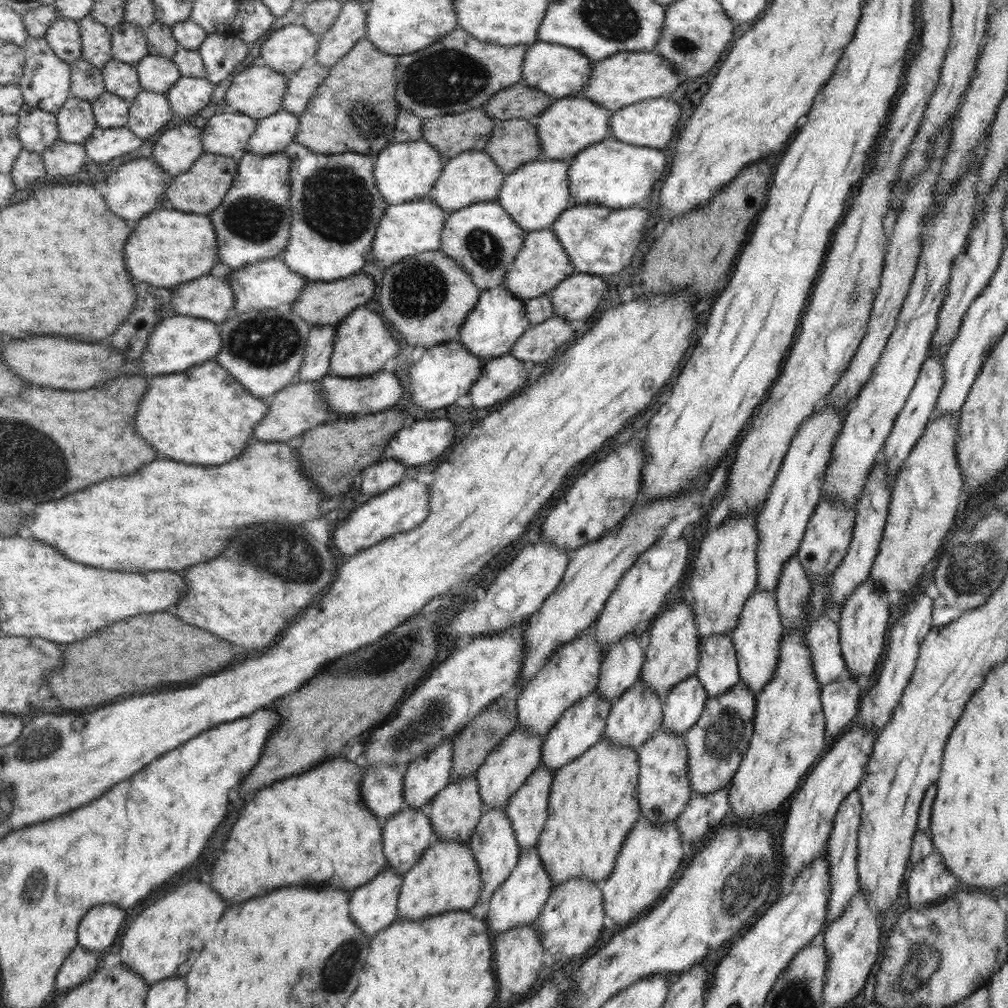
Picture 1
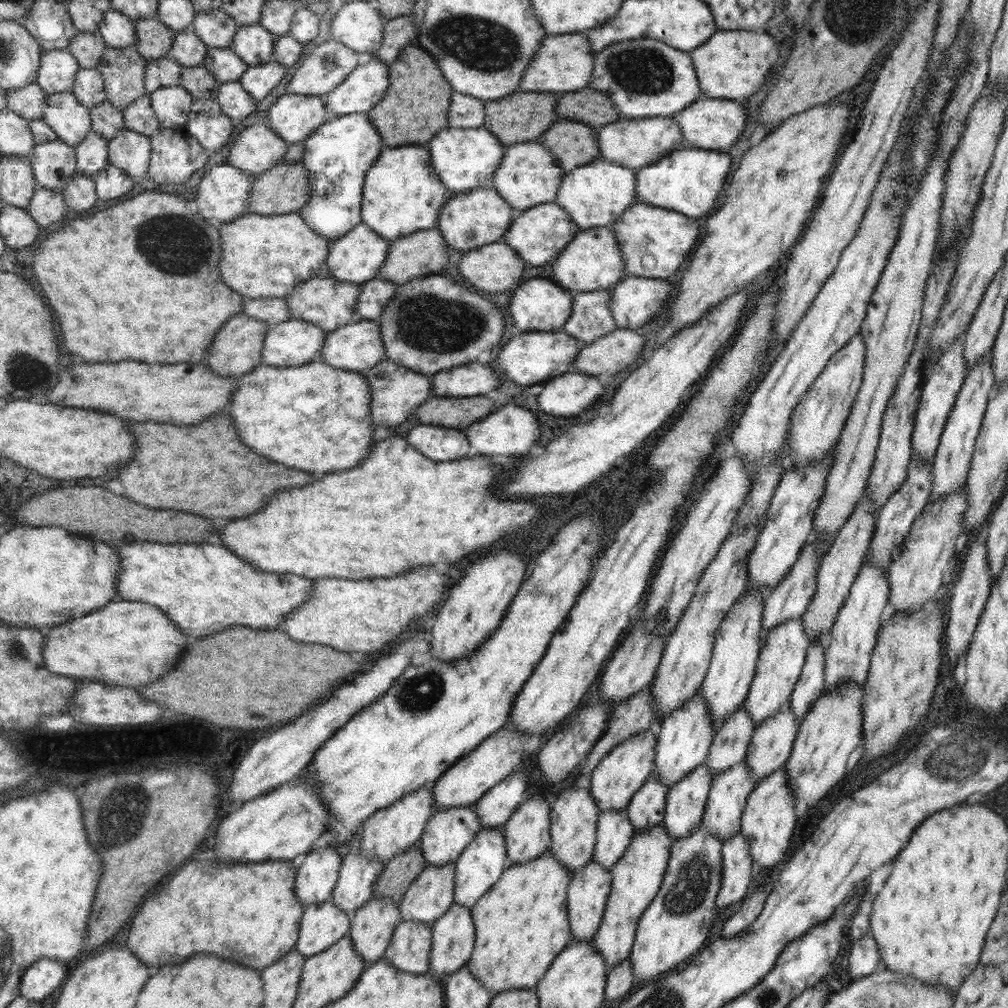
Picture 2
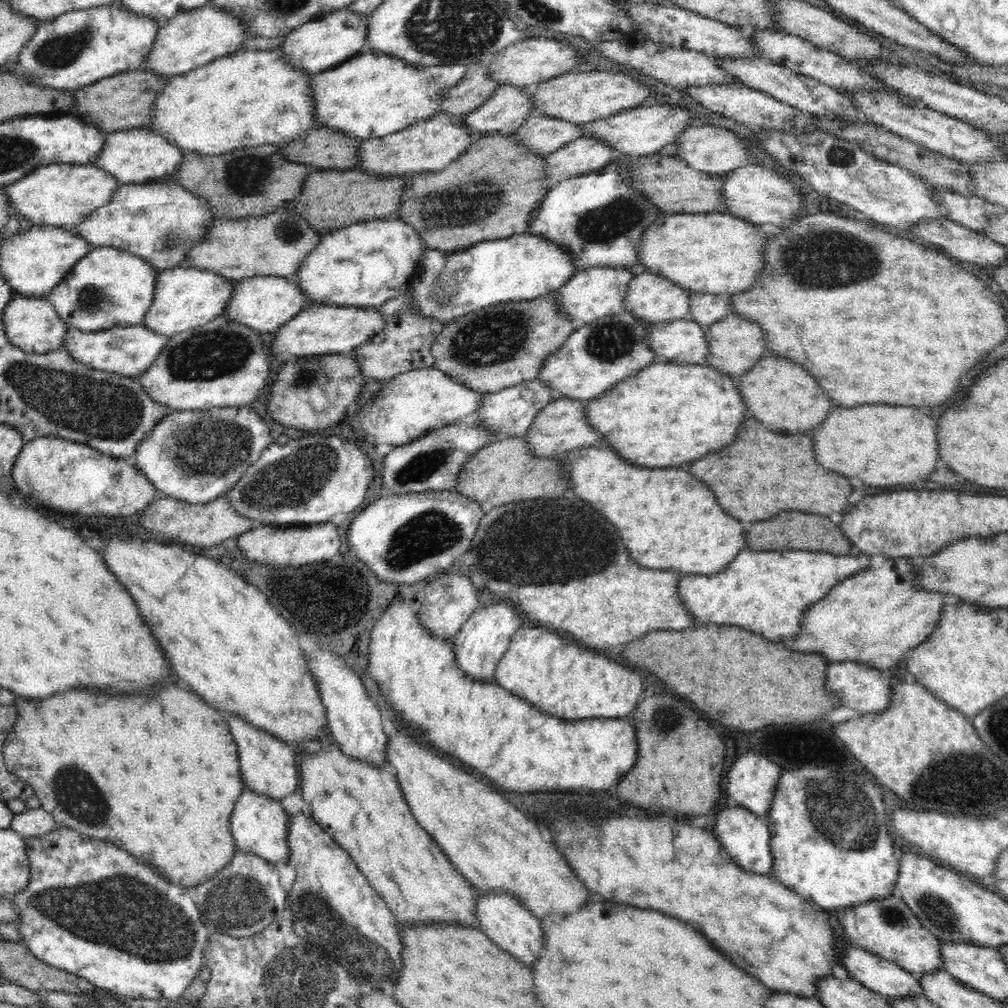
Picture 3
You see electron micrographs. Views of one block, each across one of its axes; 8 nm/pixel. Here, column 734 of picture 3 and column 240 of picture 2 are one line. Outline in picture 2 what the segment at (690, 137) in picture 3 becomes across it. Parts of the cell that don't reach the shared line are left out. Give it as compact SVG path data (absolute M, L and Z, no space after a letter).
M257 122L238 135L226 163L255 177L285 161L287 145L265 122Z

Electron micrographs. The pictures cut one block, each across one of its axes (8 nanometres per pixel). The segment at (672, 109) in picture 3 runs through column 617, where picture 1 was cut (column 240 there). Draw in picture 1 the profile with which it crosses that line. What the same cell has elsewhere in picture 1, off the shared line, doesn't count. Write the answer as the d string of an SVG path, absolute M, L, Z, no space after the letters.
M227 109L222 114L216 114L212 116L206 122L206 126L202 129L202 144L204 153L210 153L213 155L222 155L228 157L237 158L248 145L248 137L252 135L254 129L256 129L258 120L250 116L243 116L235 111Z

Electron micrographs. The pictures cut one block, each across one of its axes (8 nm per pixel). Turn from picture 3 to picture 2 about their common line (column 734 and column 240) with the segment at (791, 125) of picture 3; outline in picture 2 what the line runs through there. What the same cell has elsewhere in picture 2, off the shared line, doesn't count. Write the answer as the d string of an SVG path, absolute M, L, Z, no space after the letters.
M239 81L220 83L218 94L215 98L223 114L231 120L244 120L257 108L257 101L242 88Z

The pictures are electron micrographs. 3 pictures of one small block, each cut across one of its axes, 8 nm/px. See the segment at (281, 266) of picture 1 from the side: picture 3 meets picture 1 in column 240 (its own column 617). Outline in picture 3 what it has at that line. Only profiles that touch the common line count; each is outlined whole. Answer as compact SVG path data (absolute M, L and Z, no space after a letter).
M590 267L578 270L564 286L554 292L559 310L564 312L577 327L593 320L621 313L625 308L626 292L634 278L630 268Z

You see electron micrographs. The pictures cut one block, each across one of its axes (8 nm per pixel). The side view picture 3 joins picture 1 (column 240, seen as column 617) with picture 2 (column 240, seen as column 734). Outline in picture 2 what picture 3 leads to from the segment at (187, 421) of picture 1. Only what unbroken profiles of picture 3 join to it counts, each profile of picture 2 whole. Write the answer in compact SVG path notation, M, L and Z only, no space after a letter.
M310 362L300 367L272 367L261 365L245 374L236 388L228 414L238 428L238 434L246 446L254 452L268 456L270 460L288 468L312 472L314 478L328 472L340 472L358 466L374 444L376 430L370 412L371 388L363 373L332 368L325 362Z

